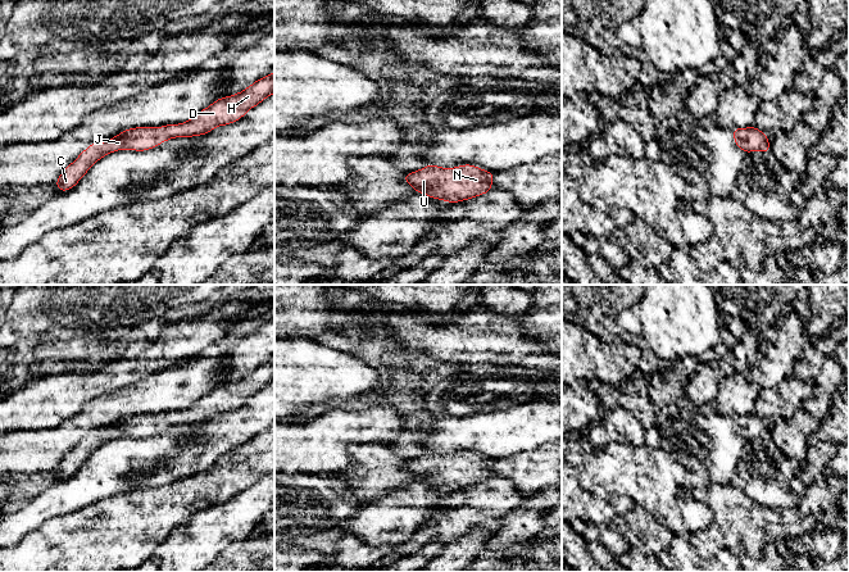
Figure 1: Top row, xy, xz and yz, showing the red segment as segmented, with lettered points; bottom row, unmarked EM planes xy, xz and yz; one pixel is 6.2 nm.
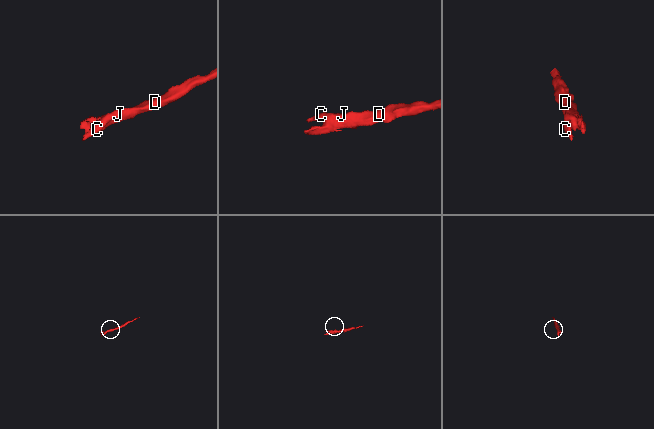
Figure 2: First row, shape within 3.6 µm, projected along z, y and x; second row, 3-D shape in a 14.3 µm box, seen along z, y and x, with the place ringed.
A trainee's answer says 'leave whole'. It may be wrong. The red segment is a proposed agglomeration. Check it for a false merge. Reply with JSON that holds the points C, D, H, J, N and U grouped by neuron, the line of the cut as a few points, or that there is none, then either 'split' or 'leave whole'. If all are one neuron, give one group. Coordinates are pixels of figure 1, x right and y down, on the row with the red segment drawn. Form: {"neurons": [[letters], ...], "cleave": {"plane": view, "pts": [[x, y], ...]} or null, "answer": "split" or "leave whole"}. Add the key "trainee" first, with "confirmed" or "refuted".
{"trainee": "confirmed", "neurons": [["C", "D", "H", "J", "N", "U"]], "cleave": null, "answer": "leave whole"}

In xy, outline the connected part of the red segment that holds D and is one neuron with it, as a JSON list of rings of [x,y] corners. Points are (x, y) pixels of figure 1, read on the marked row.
[[[274,72],[259,78],[240,94],[217,99],[187,122],[156,128],[128,128],[106,142],[92,142],[72,164],[63,169],[54,185],[59,192],[73,189],[88,172],[90,167],[109,153],[123,149],[145,151],[169,139],[201,136],[209,133],[214,127],[235,123],[273,92]]]

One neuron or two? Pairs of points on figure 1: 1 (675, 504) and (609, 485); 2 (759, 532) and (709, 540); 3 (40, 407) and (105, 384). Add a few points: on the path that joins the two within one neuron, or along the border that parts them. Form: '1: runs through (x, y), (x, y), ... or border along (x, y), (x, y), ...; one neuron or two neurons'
1: runs through (658, 499), (653, 495), (623, 495); one neuron
2: runs through (747, 532), (722, 534); one neuron
3: runs through (57, 396), (66, 395), (76, 389), (89, 387); one neuron

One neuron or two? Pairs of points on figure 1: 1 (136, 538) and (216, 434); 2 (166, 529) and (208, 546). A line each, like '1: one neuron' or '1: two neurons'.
1: two neurons
2: two neurons

